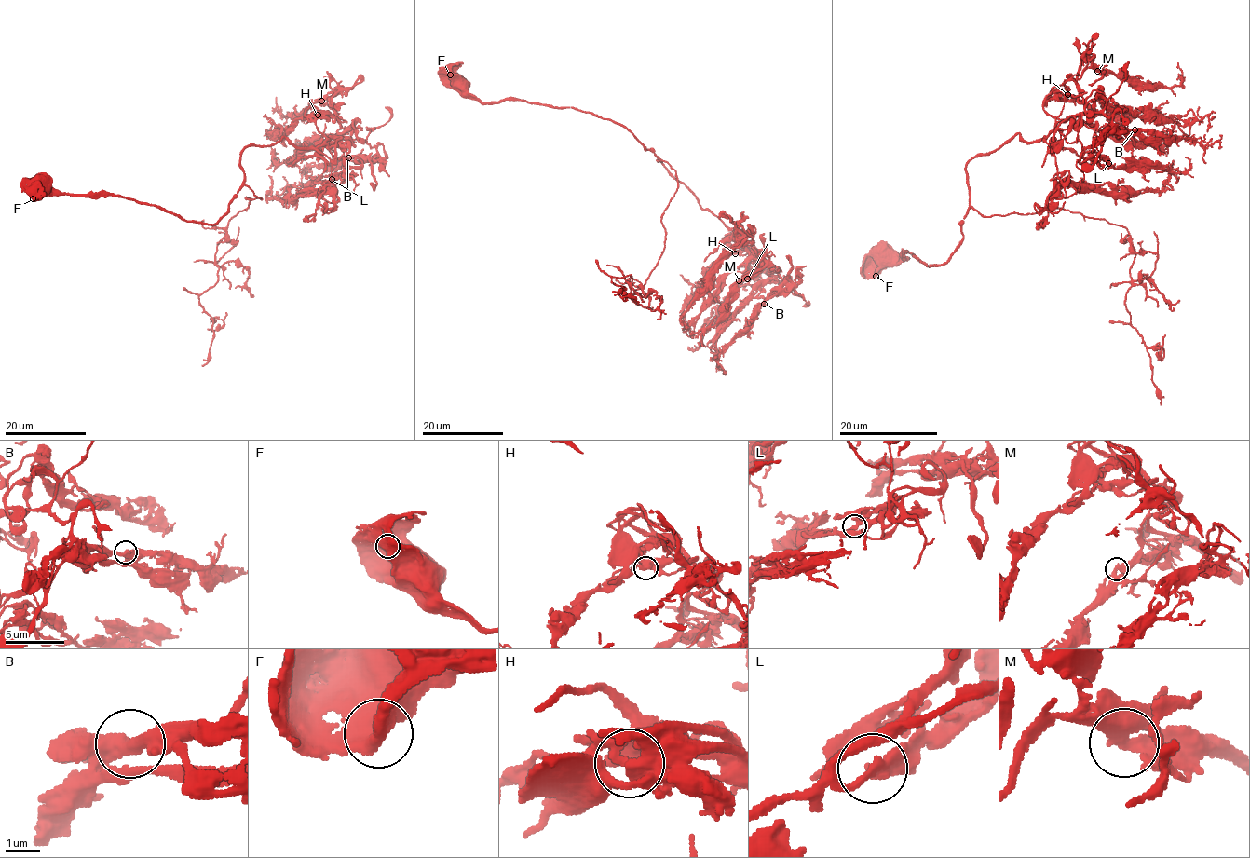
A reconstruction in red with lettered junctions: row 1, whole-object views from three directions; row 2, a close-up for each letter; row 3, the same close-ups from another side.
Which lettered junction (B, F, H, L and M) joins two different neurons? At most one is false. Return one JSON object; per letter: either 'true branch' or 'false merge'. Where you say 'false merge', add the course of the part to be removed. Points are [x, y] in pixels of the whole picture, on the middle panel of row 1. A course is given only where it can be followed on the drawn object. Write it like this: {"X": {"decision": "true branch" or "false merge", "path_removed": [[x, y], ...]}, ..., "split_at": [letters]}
{"B": {"decision": "true branch"}, "F": {"decision": "true branch"}, "H": {"decision": "true branch"}, "L": {"decision": "true branch"}, "M": {"decision": "true branch"}, "split_at": []}

